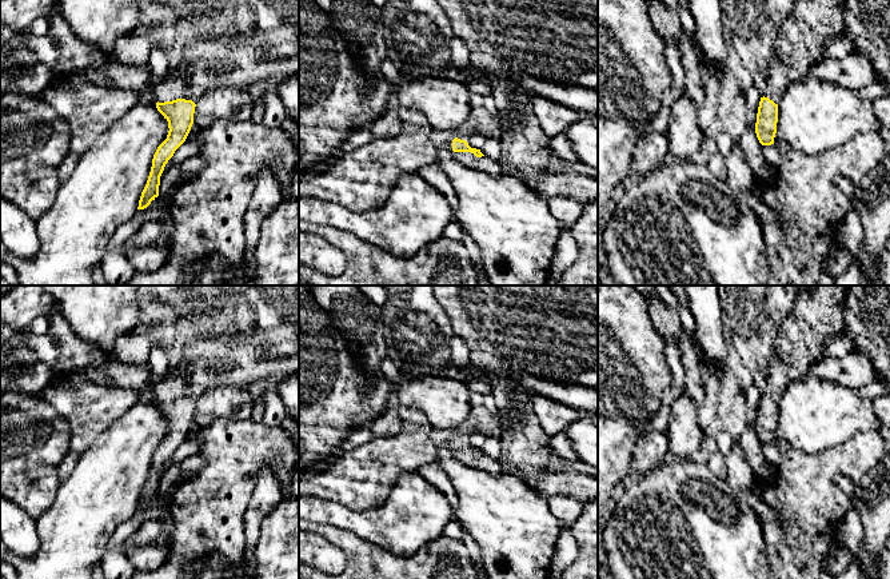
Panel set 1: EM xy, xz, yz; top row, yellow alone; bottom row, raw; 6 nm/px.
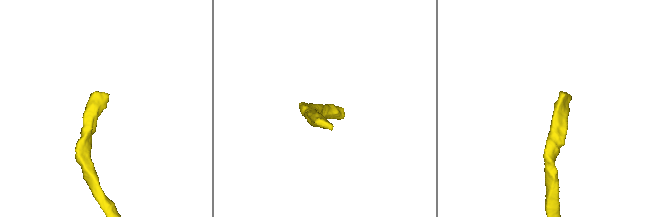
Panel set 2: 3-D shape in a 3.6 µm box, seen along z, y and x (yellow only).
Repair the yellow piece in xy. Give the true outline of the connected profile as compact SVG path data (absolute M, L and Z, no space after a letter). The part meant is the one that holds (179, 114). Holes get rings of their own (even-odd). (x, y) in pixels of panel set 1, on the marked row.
M183 63L171 68L153 88L156 108L168 121L167 139L157 147L147 184L141 192L137 209L147 208L159 196L160 176L175 151L185 141L193 124L196 104L189 99L187 75L191 71Z

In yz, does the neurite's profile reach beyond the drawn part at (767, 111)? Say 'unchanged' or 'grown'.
grown

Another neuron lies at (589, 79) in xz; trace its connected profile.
M436 0L436 3L446 12L454 36L466 41L483 39L491 43L500 51L498 60L506 63L510 71L547 81L574 84L576 87L598 91L598 0Z

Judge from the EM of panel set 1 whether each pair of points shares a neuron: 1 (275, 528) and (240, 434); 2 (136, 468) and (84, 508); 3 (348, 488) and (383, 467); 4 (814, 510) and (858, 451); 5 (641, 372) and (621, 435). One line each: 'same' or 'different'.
1: different
2: same
3: same
4: same
5: same

